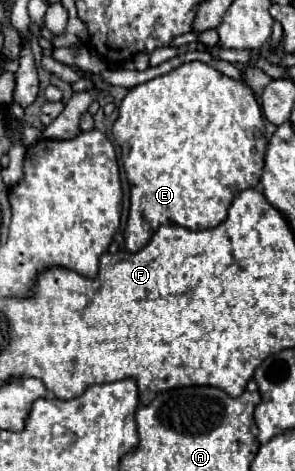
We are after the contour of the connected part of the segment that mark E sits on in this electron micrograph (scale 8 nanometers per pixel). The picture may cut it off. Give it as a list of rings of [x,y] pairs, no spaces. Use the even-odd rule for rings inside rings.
[[[190,61],[190,63],[184,63],[176,69],[172,69],[170,73],[166,75],[158,75],[142,85],[136,85],[128,91],[128,95],[124,97],[120,109],[118,109],[118,119],[114,123],[114,129],[112,129],[112,135],[116,139],[116,143],[120,143],[120,151],[122,151],[122,165],[124,165],[124,171],[126,171],[126,177],[128,177],[128,183],[130,183],[130,217],[128,217],[128,223],[126,223],[126,231],[124,231],[124,239],[126,239],[126,249],[136,253],[140,251],[148,241],[150,237],[154,235],[154,231],[160,227],[160,225],[180,225],[180,227],[186,227],[186,229],[192,229],[192,231],[200,231],[200,229],[210,229],[210,227],[216,227],[220,225],[224,219],[226,219],[226,213],[228,213],[228,207],[232,203],[232,199],[244,191],[244,189],[252,189],[260,183],[260,177],[262,177],[262,169],[264,169],[264,153],[266,153],[266,137],[264,137],[264,117],[262,117],[262,111],[254,99],[254,93],[248,85],[244,85],[242,81],[234,81],[230,77],[226,77],[224,73],[220,73],[218,69],[214,69],[212,65],[208,63],[202,63],[202,61]]]

